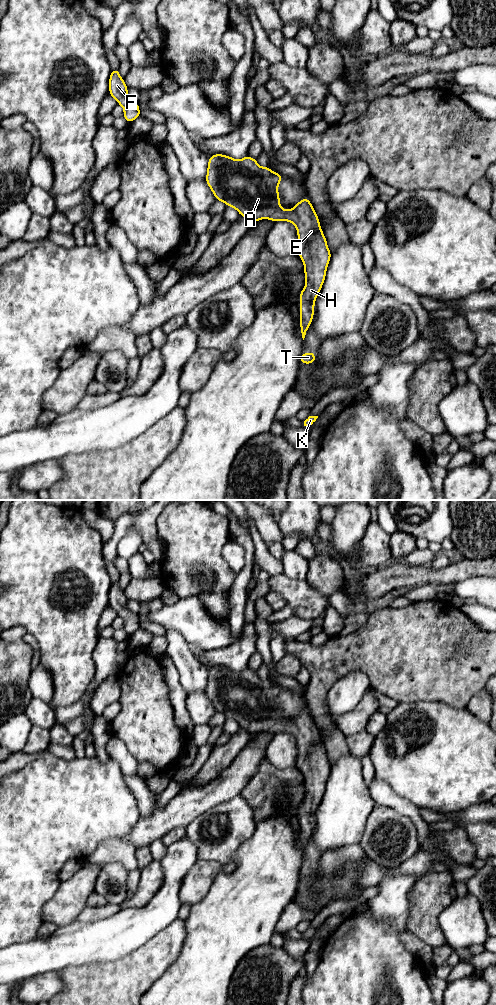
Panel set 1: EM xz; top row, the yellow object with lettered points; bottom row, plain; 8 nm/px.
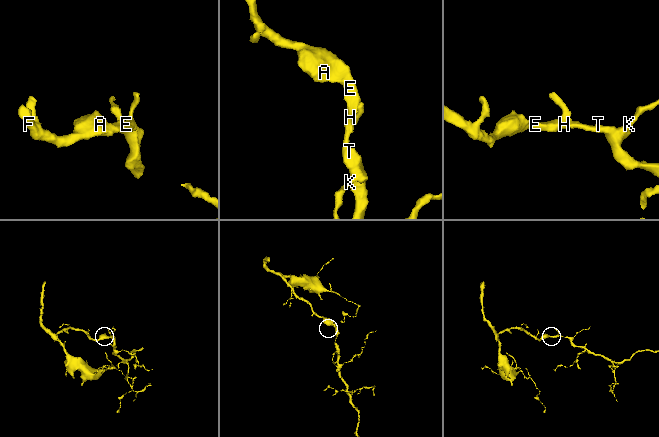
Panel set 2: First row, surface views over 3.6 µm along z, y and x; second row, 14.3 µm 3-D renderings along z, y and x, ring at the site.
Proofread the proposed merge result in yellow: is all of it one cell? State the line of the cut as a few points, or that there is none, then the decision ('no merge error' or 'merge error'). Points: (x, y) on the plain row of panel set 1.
cut none; no merge error

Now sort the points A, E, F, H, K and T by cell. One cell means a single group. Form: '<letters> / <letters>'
A E F H K T

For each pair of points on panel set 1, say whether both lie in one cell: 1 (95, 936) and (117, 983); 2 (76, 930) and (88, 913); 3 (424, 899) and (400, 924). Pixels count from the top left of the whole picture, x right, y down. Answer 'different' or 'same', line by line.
1: different
2: different
3: different

